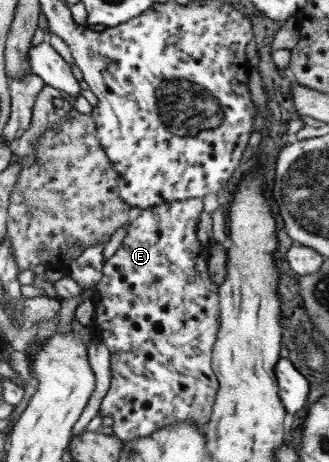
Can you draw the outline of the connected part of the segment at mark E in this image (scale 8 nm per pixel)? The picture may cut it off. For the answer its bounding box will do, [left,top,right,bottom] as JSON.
[94,198,218,441]

